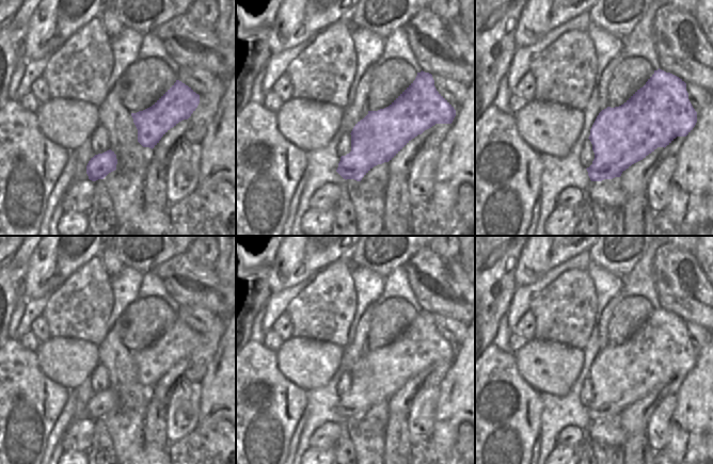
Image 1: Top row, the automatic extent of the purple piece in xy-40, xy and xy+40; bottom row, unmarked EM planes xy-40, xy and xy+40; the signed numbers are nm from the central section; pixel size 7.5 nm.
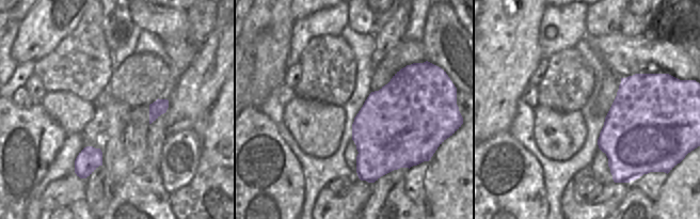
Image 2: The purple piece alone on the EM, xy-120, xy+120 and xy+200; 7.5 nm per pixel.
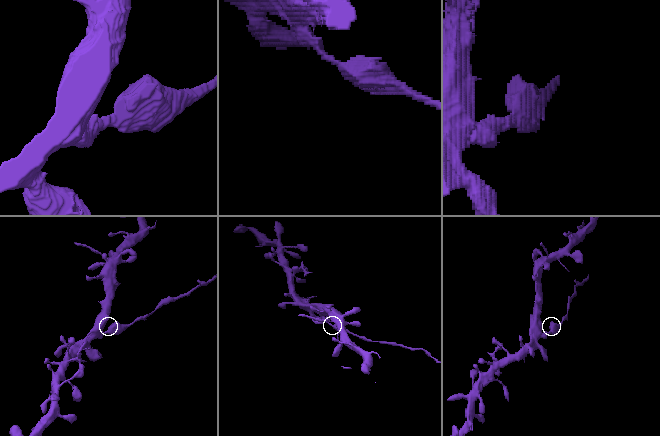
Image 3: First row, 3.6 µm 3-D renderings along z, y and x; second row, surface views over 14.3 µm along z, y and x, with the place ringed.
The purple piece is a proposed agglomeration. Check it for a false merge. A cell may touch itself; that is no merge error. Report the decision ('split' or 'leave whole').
split

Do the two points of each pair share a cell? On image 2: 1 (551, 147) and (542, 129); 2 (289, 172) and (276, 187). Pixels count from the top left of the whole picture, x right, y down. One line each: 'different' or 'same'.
1: same
2: same

